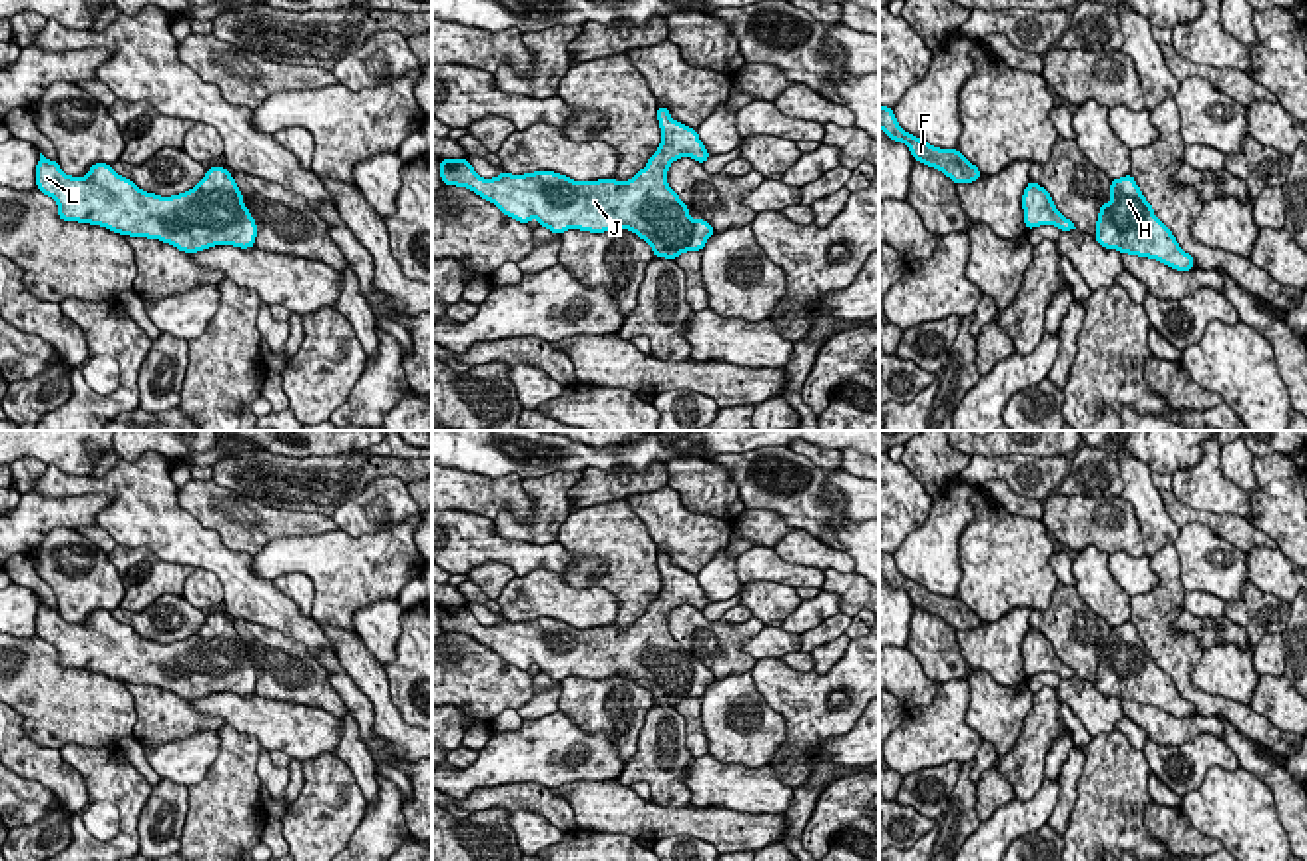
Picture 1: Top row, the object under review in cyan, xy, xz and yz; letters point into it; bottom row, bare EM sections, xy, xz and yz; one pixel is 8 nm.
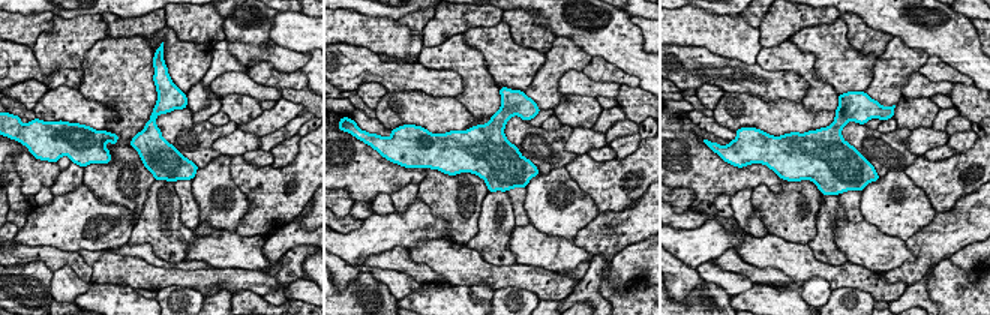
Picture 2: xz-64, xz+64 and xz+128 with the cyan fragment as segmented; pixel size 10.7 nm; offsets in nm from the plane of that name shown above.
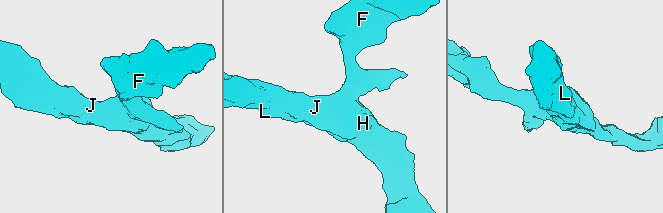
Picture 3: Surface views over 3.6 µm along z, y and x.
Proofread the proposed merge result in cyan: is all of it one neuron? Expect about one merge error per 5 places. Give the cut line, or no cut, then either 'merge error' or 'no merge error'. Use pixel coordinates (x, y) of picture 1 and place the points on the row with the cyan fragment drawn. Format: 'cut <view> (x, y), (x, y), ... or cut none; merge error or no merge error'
cut none; no merge error

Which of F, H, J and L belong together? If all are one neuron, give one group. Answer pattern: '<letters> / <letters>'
F H J L

